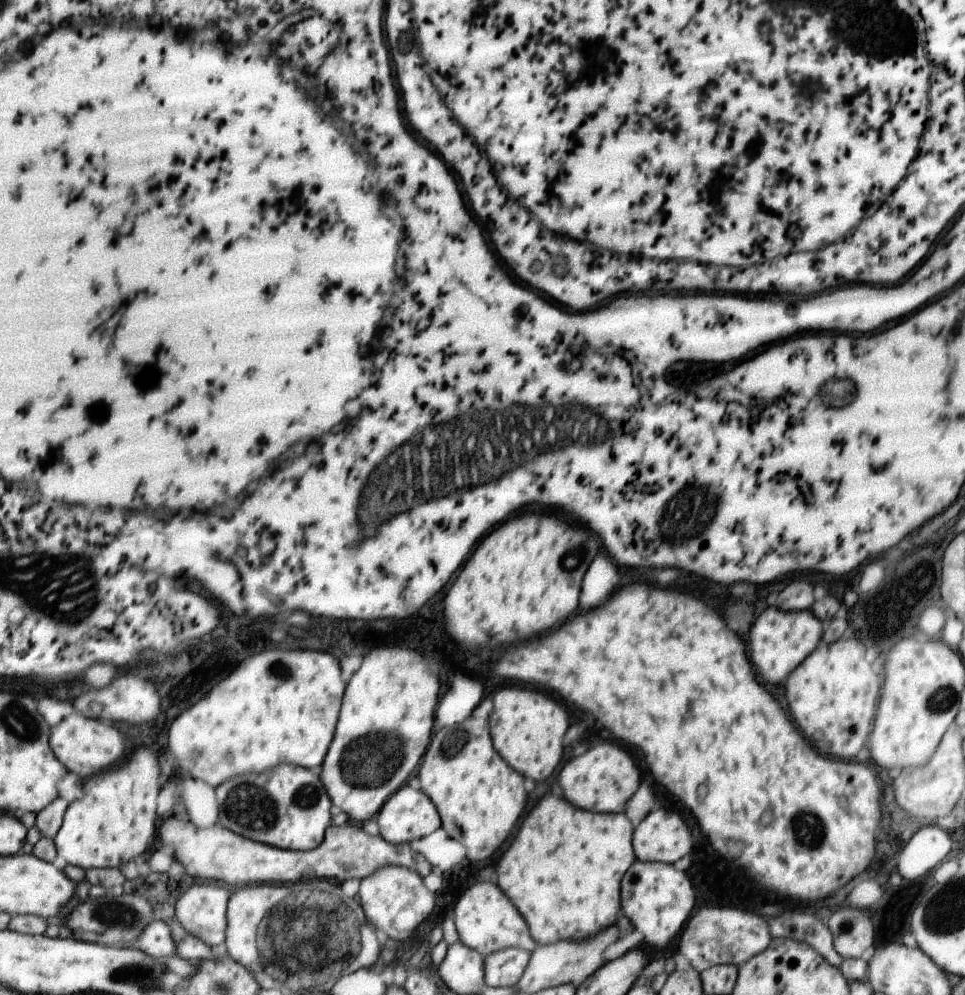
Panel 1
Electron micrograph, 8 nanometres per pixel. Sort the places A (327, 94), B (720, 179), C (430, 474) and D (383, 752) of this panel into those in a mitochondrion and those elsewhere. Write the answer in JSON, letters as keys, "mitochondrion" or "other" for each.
{"A":"other","B":"other","C":"mitochondrion","D":"mitochondrion"}

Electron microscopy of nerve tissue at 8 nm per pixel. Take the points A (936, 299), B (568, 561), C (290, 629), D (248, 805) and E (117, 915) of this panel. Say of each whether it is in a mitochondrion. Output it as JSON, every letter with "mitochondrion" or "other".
{"A":"other","B":"mitochondrion","C":"other","D":"mitochondrion","E":"mitochondrion"}

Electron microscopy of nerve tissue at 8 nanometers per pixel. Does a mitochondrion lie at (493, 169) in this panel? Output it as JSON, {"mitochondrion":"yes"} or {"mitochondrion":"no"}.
{"mitochondrion":"no"}

